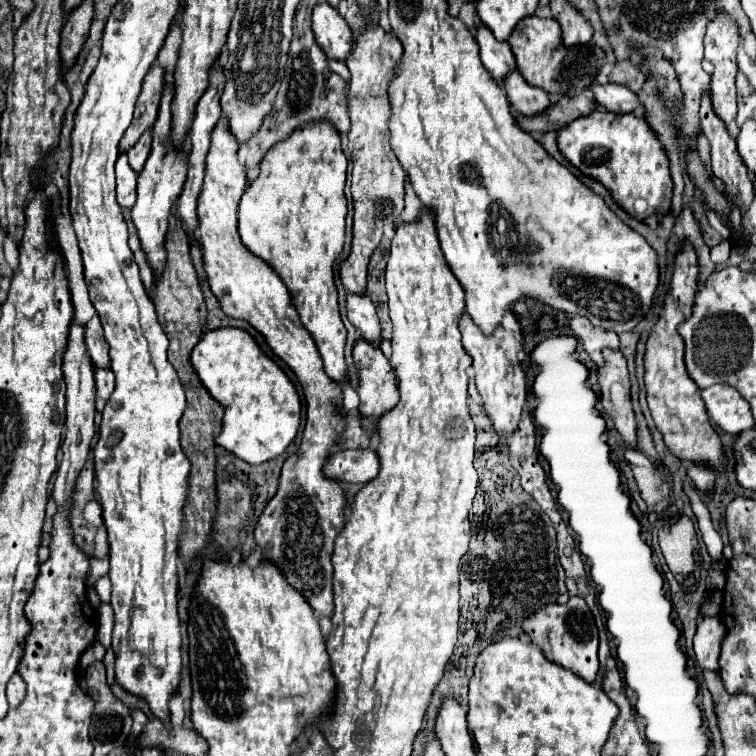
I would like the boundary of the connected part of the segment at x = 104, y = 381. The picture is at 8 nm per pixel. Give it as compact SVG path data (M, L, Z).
M95 368L95 394L97 394L97 410L101 412L107 398L111 396L115 386L115 376L109 368Z

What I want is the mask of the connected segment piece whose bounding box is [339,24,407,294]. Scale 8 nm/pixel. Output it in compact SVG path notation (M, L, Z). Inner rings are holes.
M367 26L367 30L357 38L351 56L347 58L347 66L351 70L351 92L349 92L349 118L351 118L351 132L349 132L349 154L353 162L353 244L351 256L343 262L339 270L341 284L345 290L353 294L367 292L367 266L373 250L379 246L383 228L387 222L393 222L397 212L403 212L403 182L407 174L403 172L399 160L391 152L387 144L389 136L389 120L391 120L391 102L389 102L389 84L395 76L395 66L403 58L401 42L387 34L381 26Z

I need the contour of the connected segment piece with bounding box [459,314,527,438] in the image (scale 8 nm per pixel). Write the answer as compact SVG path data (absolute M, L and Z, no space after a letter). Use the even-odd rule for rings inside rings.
M463 314L459 326L461 326L461 334L463 334L463 346L469 352L469 356L473 358L475 384L483 398L485 412L487 412L489 420L493 422L495 432L503 438L511 438L517 430L517 422L521 418L525 396L527 396L527 380L525 380L519 360L517 360L517 352L521 350L521 346L513 338L513 334L505 332L501 326L489 338L483 336L467 314Z

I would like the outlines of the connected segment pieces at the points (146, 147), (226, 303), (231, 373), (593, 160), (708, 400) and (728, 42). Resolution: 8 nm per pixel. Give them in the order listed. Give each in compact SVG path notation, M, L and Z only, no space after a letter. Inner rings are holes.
M145 130L143 136L139 138L139 142L127 152L129 162L131 162L131 166L133 166L137 172L143 168L143 164L145 164L149 152L151 152L151 130Z
M225 120L213 130L211 150L207 154L205 184L199 194L199 242L203 248L205 272L213 294L219 298L223 312L237 320L247 320L257 328L273 352L295 372L303 386L307 402L307 424L299 450L283 464L279 488L265 506L255 526L255 542L261 548L261 562L275 564L285 580L309 602L317 616L333 614L333 542L345 526L345 490L343 482L323 474L331 450L339 446L337 426L345 418L343 392L335 380L323 372L321 356L313 336L303 328L295 304L283 280L265 260L251 254L241 242L237 228L237 206L247 188L245 168L237 158L237 142L229 134Z
M223 326L205 332L193 348L191 364L209 394L225 406L223 430L215 438L219 446L249 464L263 464L285 452L299 430L301 400L287 374L267 358L247 330Z
M595 84L595 102L599 108L591 116L581 116L557 134L561 154L583 174L599 180L617 200L617 204L637 220L653 214L665 216L671 208L673 180L665 148L643 116L643 104L637 94L619 84ZM619 112L619 114L613 114ZM625 112L631 112L623 116Z
M709 386L701 392L709 418L729 434L741 434L755 428L749 404L731 386Z
M719 14L709 26L705 34L705 58L715 66L715 72L711 76L711 102L715 114L729 126L737 118L737 86L735 86L735 76L737 76L737 46L739 46L739 32L737 24L729 18Z

